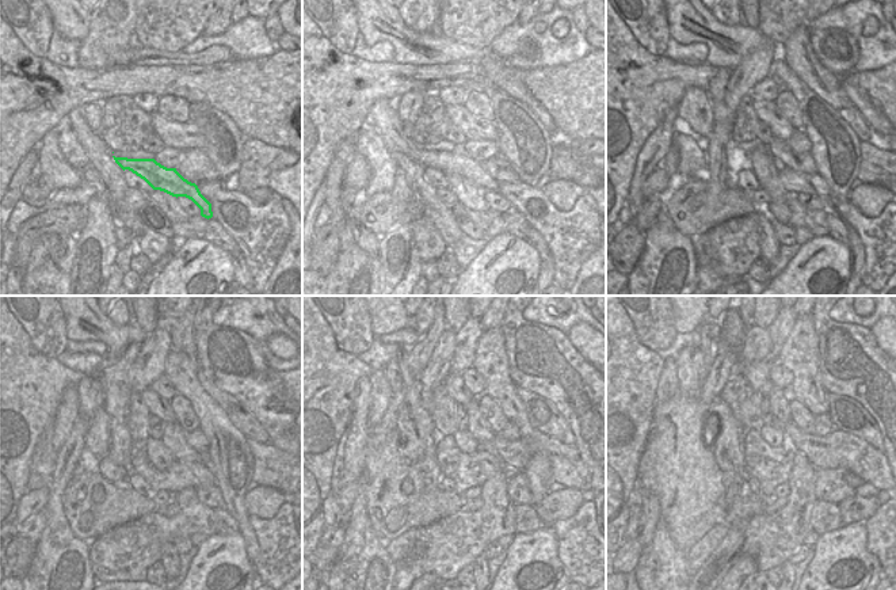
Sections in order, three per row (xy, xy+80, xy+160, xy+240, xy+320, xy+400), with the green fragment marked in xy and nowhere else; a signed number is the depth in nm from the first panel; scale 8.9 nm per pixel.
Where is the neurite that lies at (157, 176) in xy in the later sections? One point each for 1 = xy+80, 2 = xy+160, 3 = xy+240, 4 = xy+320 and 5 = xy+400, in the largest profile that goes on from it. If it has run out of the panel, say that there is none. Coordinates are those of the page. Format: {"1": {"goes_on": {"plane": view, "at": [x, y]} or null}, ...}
{"1": {"goes_on": {"plane": "xy+80", "at": [388, 125]}}, "2": {"goes_on": {"plane": "xy+160", "at": [694, 107]}}, "3": {"goes_on": {"plane": "xy+240", "at": [91, 396]}}, "4": {"goes_on": {"plane": "xy+320", "at": [392, 372]}}, "5": {"goes_on": {"plane": "xy+400", "at": [698, 358]}}}

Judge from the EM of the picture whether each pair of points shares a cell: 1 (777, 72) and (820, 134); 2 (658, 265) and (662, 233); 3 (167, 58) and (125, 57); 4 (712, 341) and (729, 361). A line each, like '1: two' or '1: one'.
1: one
2: one
3: one
4: two

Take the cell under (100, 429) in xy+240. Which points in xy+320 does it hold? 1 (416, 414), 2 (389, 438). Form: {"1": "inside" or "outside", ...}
{"1": "inside", "2": "outside"}

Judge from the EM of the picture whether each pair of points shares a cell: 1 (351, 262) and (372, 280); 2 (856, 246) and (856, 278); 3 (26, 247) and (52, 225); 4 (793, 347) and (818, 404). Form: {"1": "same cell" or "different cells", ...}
{"1": "same cell", "2": "same cell", "3": "same cell", "4": "same cell"}

